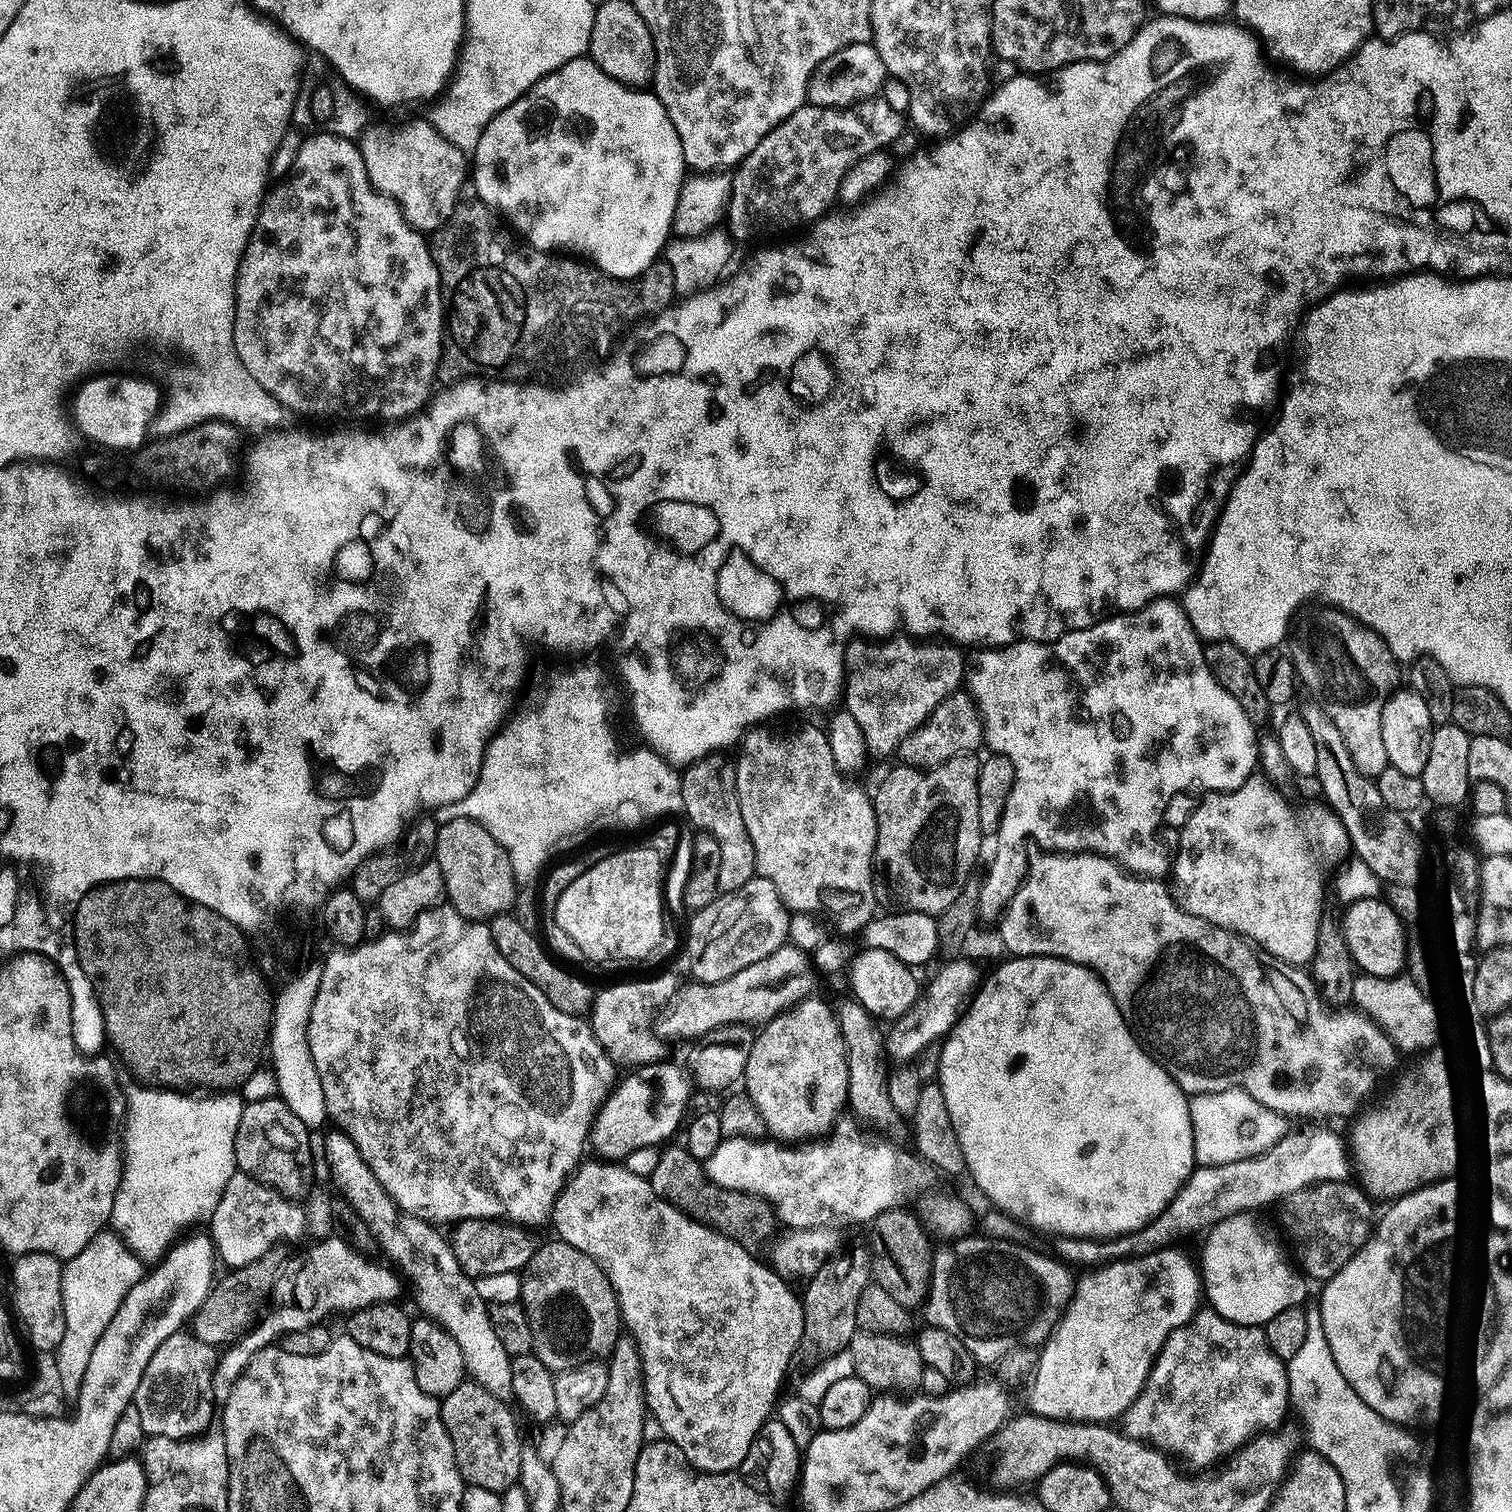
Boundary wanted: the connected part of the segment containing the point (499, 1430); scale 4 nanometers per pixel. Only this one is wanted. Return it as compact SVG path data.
M468 1378L440 1400L440 1417L450 1434L460 1477L467 1486L482 1486L503 1494L520 1482L520 1428L509 1405Z

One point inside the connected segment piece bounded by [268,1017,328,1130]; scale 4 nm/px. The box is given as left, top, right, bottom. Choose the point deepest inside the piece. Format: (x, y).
(297, 1083)

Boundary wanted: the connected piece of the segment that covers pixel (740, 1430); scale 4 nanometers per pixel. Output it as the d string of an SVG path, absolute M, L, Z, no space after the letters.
M620 1162L581 1163L568 1178L568 1183L560 1192L552 1211L551 1223L556 1224L555 1235L570 1246L582 1250L582 1254L590 1254L598 1266L610 1278L616 1291L616 1301L620 1307L620 1319L627 1335L638 1346L640 1365L644 1375L644 1402L651 1419L658 1422L661 1433L674 1446L678 1446L688 1463L701 1472L735 1472L737 1466L746 1458L750 1446L756 1441L762 1425L773 1415L772 1406L776 1395L784 1384L784 1375L792 1364L792 1355L796 1347L801 1347L804 1338L804 1305L801 1297L791 1292L784 1279L773 1272L767 1263L759 1264L753 1253L738 1242L726 1238L720 1232L707 1228L692 1220L685 1212L680 1212L670 1202L658 1198L654 1194L651 1179L631 1173Z

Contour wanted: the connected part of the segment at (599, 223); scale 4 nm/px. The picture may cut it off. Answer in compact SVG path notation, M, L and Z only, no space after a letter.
M591 58L566 62L566 66L546 74L546 78L542 78L529 92L522 94L522 98L518 98L513 104L506 106L506 110L490 118L486 130L482 130L482 138L478 138L475 152L470 156L471 187L475 188L482 202L499 213L532 247L537 248L539 252L555 253L557 250L563 250L565 253L587 258L604 275L611 276L613 280L629 282L641 276L652 264L657 263L659 256L656 255L659 252L661 255L665 251L673 235L672 223L676 217L678 198L685 179L686 165L678 130L674 130L674 122L670 122L670 114L666 114L666 106L662 106L655 91L619 84L614 78L607 76Z

